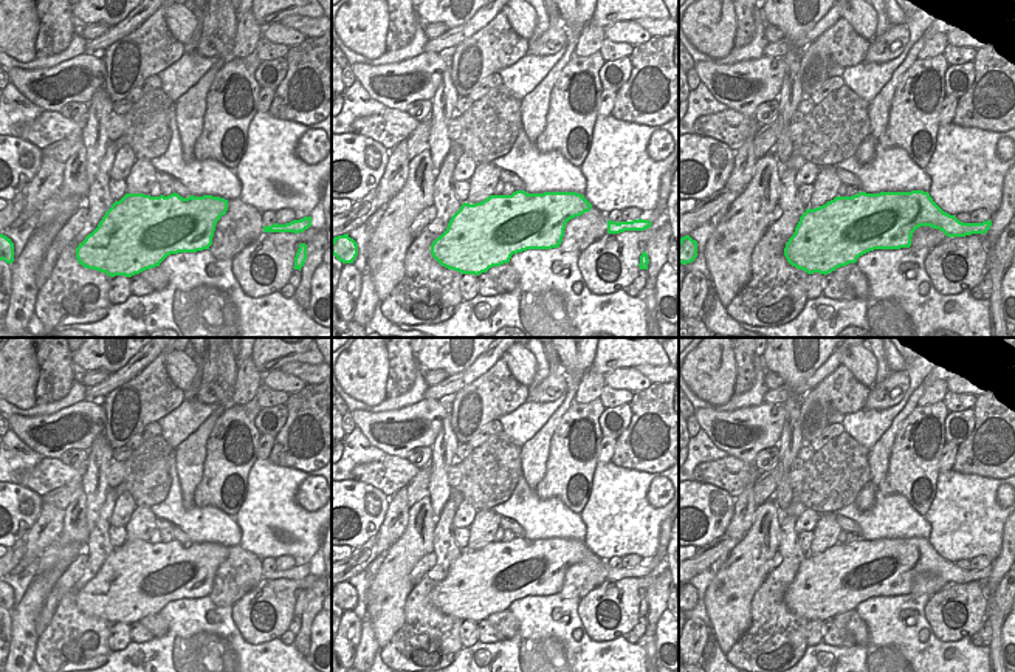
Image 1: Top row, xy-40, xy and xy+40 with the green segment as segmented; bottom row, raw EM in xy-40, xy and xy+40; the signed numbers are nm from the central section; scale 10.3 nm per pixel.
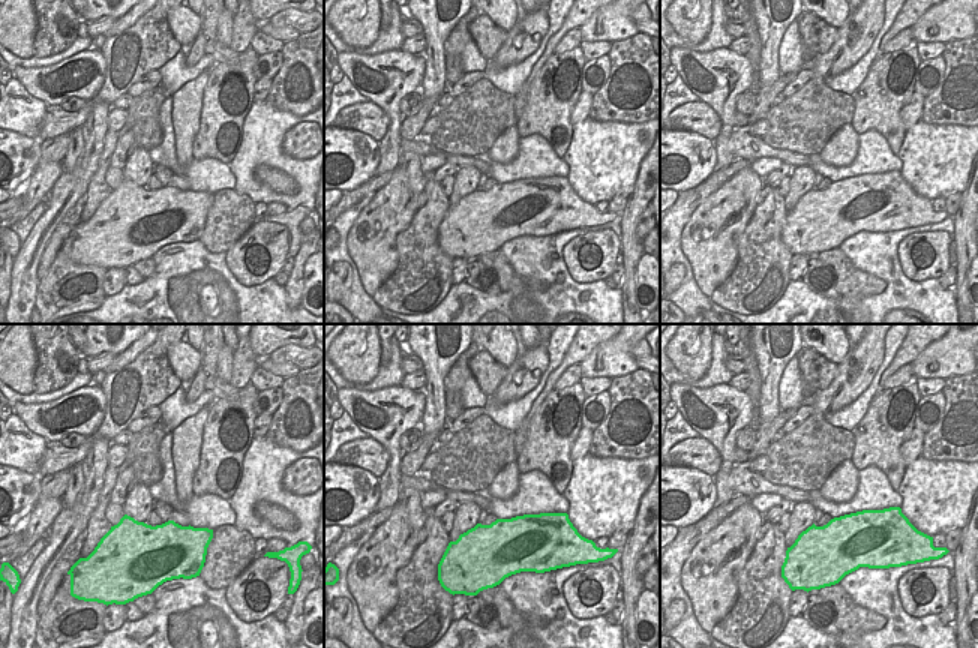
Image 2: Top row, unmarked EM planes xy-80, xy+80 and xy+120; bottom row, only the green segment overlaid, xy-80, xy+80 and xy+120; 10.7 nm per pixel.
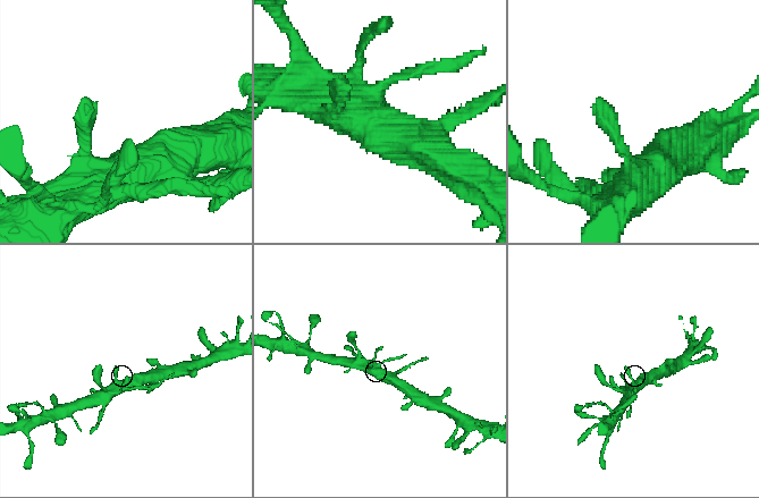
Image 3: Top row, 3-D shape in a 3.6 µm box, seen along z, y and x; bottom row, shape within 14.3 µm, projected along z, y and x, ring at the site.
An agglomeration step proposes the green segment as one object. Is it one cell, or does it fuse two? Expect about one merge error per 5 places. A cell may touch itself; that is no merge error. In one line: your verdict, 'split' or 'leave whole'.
leave whole

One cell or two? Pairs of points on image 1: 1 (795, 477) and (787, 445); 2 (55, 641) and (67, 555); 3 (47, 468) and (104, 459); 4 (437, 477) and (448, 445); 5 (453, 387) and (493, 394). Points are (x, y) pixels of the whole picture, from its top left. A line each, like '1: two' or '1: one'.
1: two
2: two
3: two
4: one
5: two

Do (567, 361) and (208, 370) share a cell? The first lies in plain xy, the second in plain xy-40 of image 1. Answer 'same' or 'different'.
different

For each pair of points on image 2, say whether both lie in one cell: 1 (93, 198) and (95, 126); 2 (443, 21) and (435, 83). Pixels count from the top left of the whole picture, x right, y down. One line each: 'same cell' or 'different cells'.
1: different cells
2: same cell

